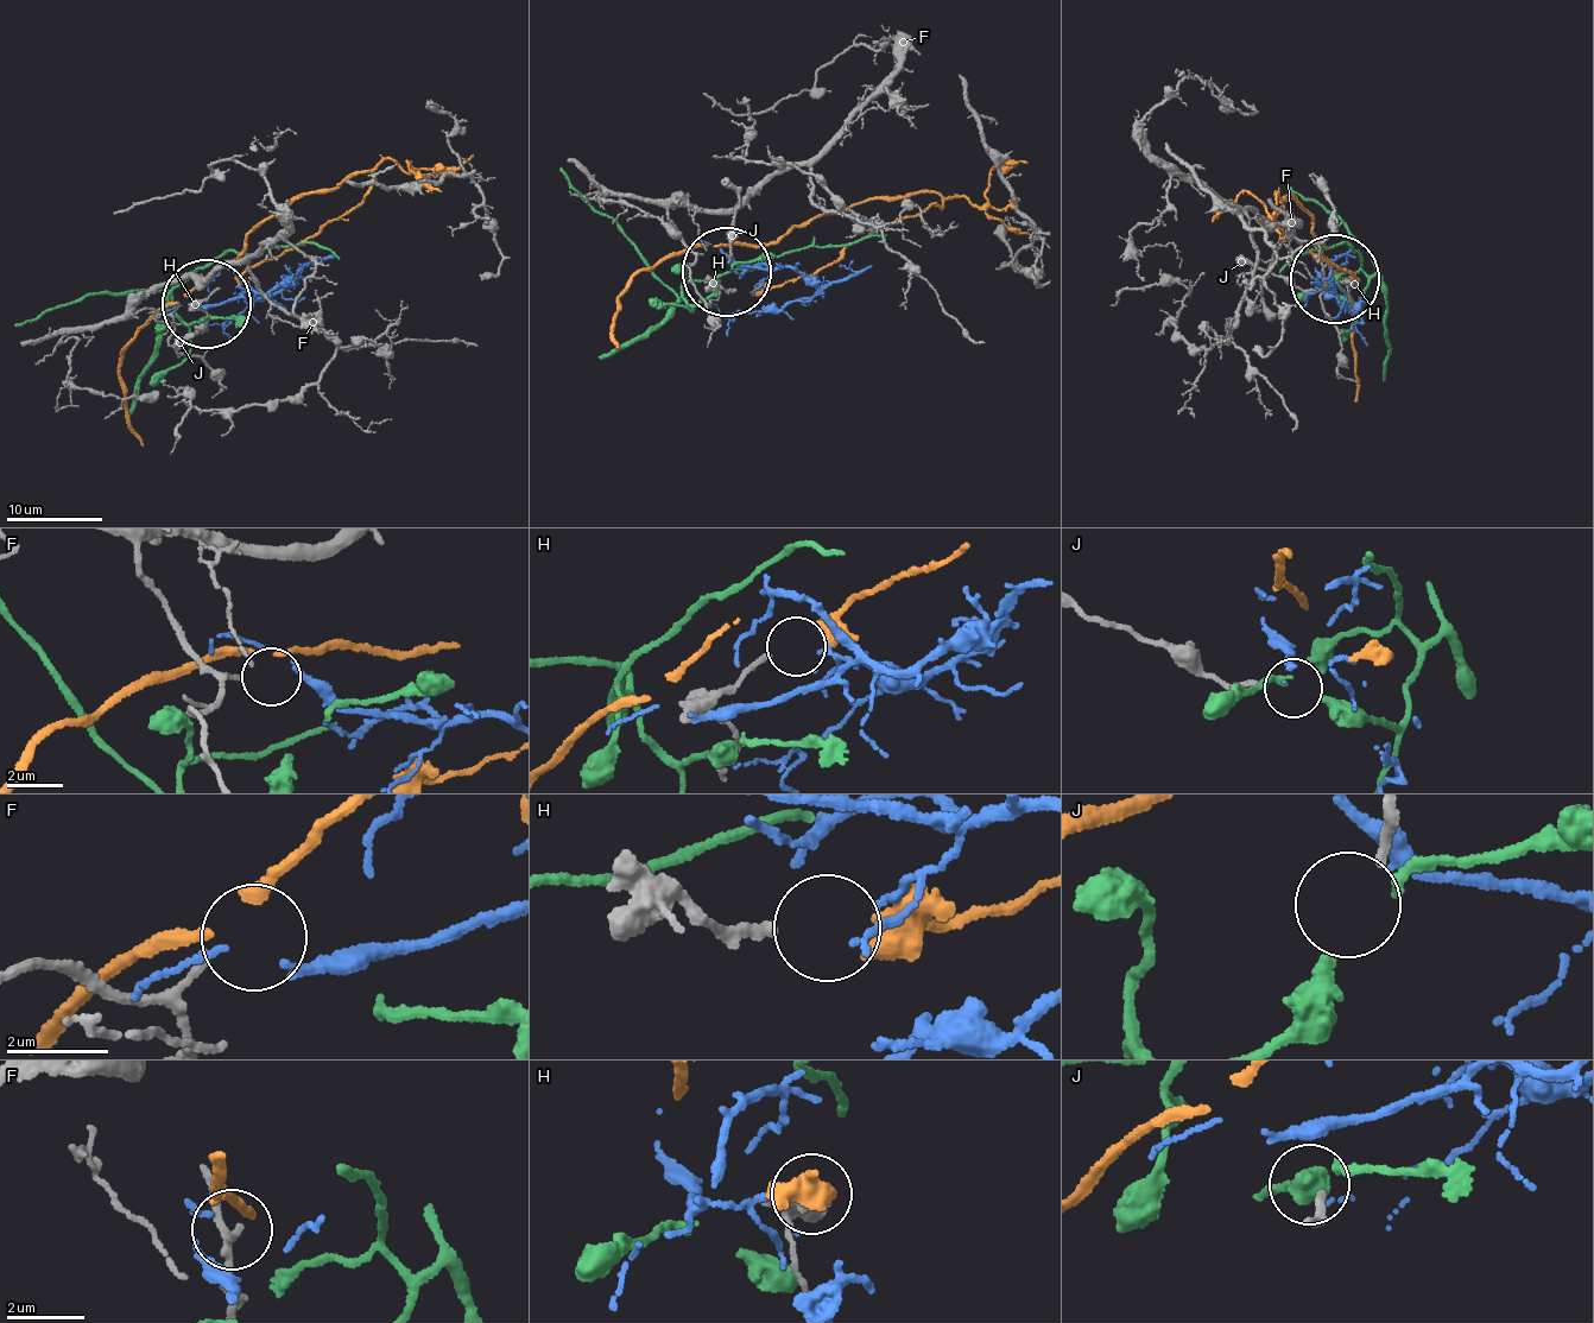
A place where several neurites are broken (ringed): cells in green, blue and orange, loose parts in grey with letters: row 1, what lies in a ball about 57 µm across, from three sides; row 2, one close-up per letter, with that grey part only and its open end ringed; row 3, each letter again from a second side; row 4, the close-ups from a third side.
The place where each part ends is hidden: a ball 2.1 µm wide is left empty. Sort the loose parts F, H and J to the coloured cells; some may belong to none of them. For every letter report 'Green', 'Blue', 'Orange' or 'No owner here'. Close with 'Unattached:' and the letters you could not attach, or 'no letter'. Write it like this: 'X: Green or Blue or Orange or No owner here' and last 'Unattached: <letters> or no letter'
F: No owner here
H: Orange
J: Green
Unattached: F

